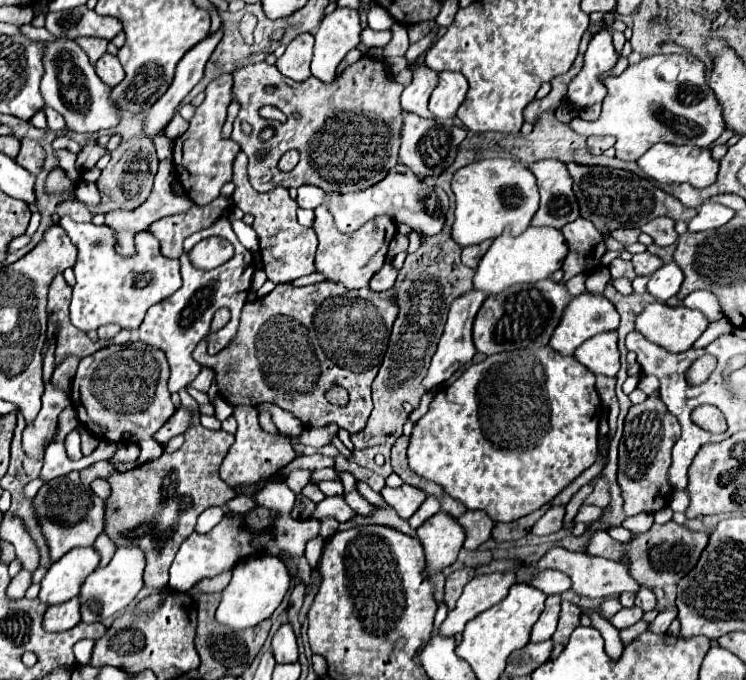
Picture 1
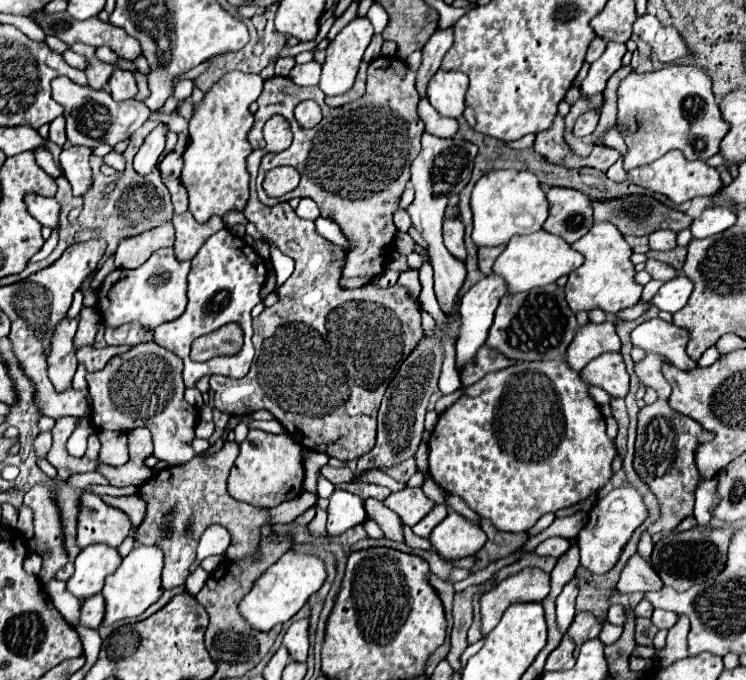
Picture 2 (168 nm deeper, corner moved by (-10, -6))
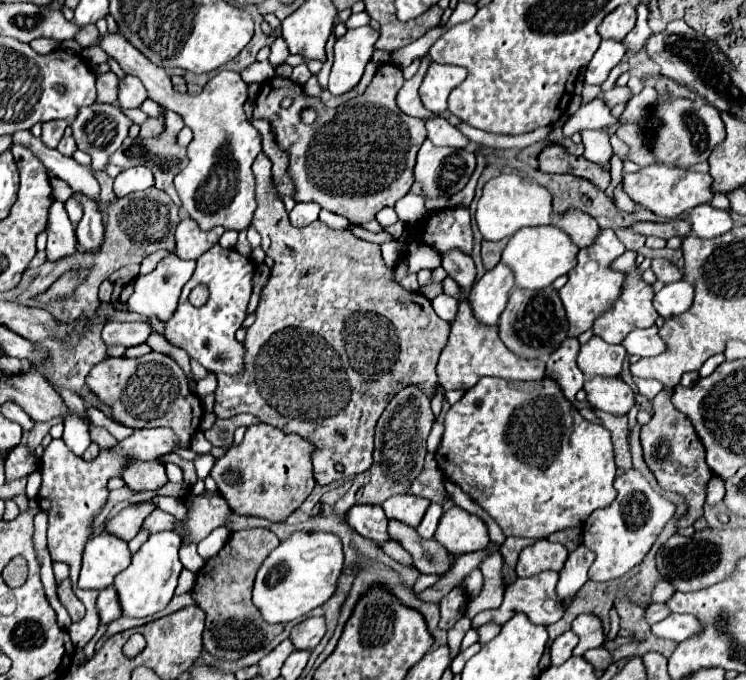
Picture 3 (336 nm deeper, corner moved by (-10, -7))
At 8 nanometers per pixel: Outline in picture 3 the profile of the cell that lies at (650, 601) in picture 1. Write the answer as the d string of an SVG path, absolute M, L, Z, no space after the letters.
M670 614L668 618L656 622L652 626L652 632L654 636L682 642L692 634L700 632L700 622L692 614Z

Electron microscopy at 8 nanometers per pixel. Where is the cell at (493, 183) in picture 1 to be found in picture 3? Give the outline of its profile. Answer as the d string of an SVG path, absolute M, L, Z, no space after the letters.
M500 174L484 184L482 196L478 200L476 224L484 236L484 240L502 240L518 232L526 226L542 226L550 224L552 216L552 196L544 186L536 186L528 178L520 178L516 174Z

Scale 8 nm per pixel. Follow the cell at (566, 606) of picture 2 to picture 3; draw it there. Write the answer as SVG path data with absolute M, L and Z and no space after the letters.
M578 546L566 560L564 568L560 570L560 580L556 586L556 594L560 600L572 600L576 596L576 592L584 586L584 582L588 580L588 568L592 564L594 554L590 554L586 550L586 546Z

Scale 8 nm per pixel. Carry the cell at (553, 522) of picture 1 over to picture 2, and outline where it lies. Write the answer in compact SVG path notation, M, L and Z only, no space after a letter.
M550 537L550 539L542 541L542 543L534 549L534 555L540 555L540 557L550 555L550 557L556 557L556 559L558 559L560 555L564 555L564 553L568 551L568 547L570 547L570 541L568 541L568 539Z

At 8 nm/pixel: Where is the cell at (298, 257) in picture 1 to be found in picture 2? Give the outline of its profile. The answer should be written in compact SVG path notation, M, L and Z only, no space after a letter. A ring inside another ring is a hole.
M266 147L256 149L248 157L250 171L250 199L246 203L244 215L256 226L256 229L274 243L284 255L292 257L296 263L294 273L286 279L282 287L276 289L279 301L276 305L264 309L260 317L254 319L254 349L256 361L244 379L230 379L222 375L210 377L210 389L214 391L214 407L228 415L250 415L258 409L268 409L282 427L306 449L326 453L342 463L358 459L368 453L376 439L376 413L382 401L382 395L400 369L398 363L412 353L422 333L422 317L414 299L400 285L382 289L376 285L364 285L358 289L342 289L340 277L344 267L344 249L330 243L316 233L314 221L300 219L288 203L266 207L256 197L256 173L260 159L268 152L280 152L288 147ZM346 301L356 301L356 311L334 311Z

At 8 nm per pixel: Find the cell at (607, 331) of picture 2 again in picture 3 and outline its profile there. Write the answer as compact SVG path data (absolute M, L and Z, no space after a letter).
M592 336L580 348L578 368L588 378L592 378L596 374L616 376L616 374L620 374L624 356L626 356L624 346L620 346L620 344L608 344L600 336Z

